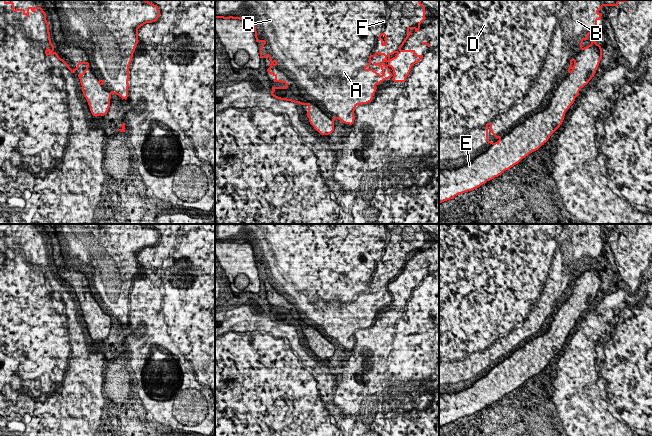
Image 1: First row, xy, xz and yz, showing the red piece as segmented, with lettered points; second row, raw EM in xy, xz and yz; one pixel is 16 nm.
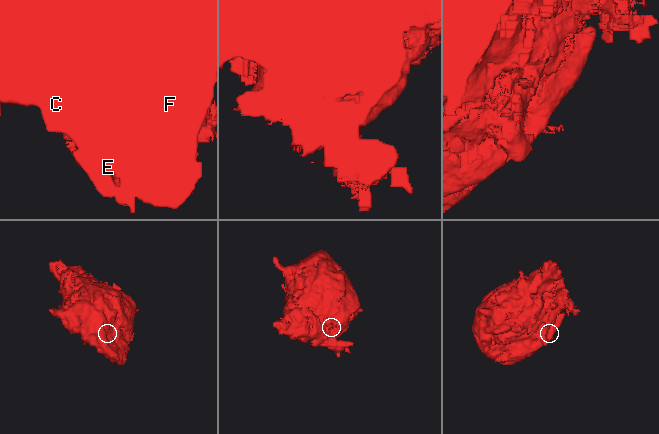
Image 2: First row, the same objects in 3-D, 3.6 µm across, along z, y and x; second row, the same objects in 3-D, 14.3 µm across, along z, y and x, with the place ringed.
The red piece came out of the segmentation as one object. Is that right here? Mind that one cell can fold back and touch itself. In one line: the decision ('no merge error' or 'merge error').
merge error

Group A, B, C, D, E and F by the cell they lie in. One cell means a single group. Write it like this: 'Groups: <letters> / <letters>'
Groups: A B C D F / E

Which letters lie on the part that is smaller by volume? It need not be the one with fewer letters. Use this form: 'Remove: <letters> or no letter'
Remove: E

